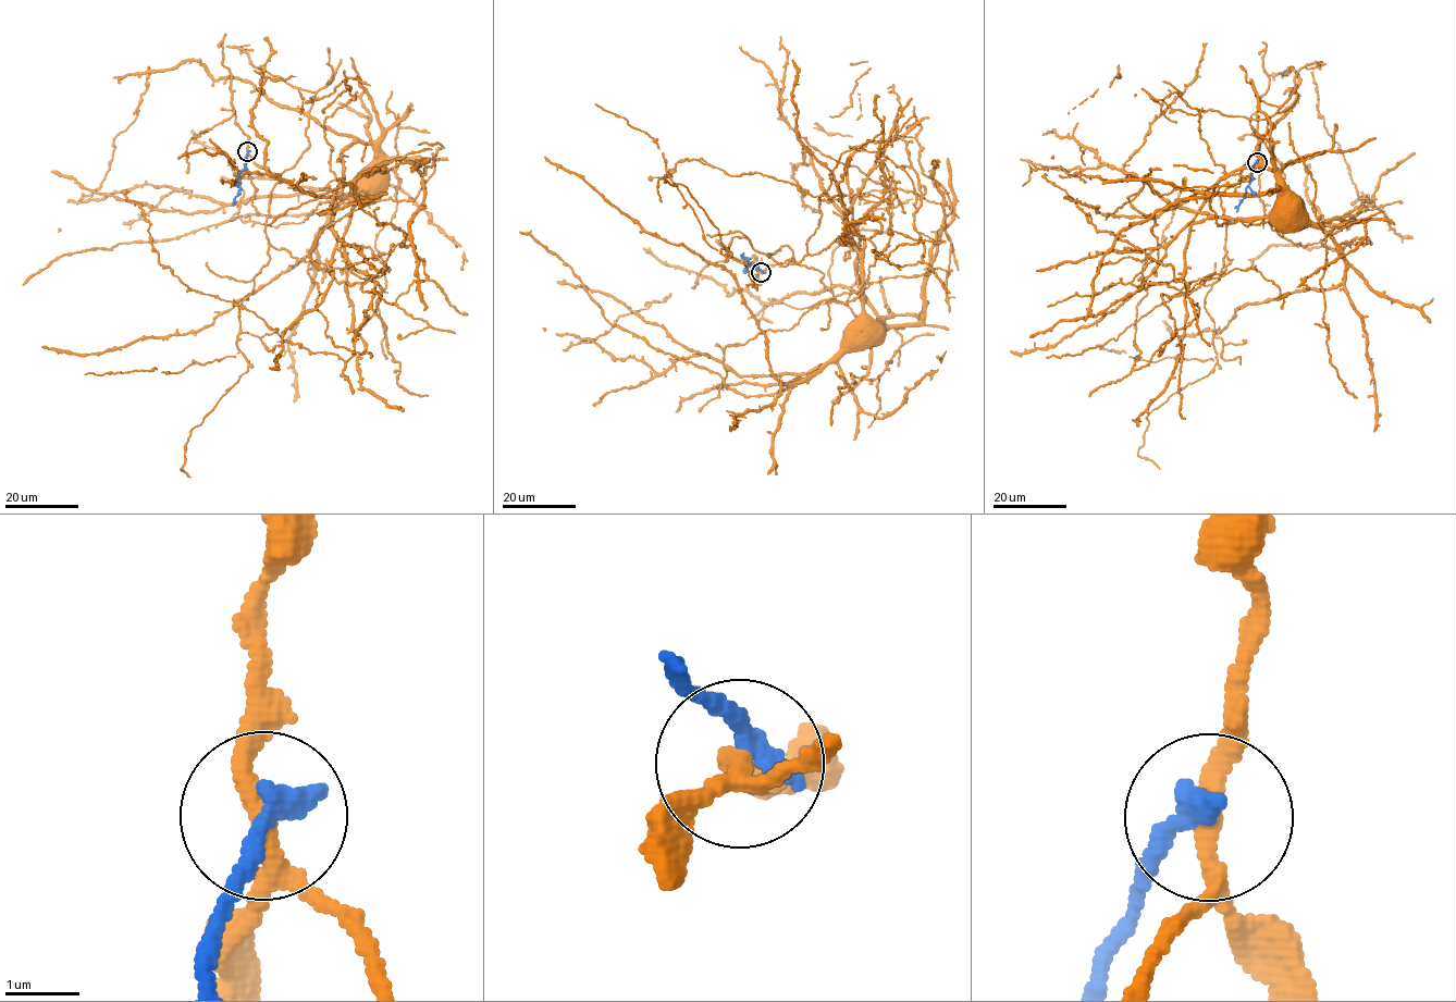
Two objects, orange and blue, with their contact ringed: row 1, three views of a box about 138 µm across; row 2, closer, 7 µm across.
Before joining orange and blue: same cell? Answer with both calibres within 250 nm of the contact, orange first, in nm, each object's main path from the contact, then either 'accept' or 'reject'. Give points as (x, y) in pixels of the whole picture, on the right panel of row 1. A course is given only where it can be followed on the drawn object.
220/360 nm | orange via (1257, 162), (1234, 190), (1242, 166), (1262, 137), (1255, 150), (1276, 177), (1278, 223) | blue via (1256, 162), (1236, 212) | reject

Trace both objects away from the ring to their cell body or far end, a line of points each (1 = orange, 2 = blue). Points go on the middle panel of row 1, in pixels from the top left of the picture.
1: (761, 272), (793, 259), (817, 269), (825, 287), (855, 291), (878, 319), (876, 323), (859, 323)
2: (761, 271), (740, 255)

